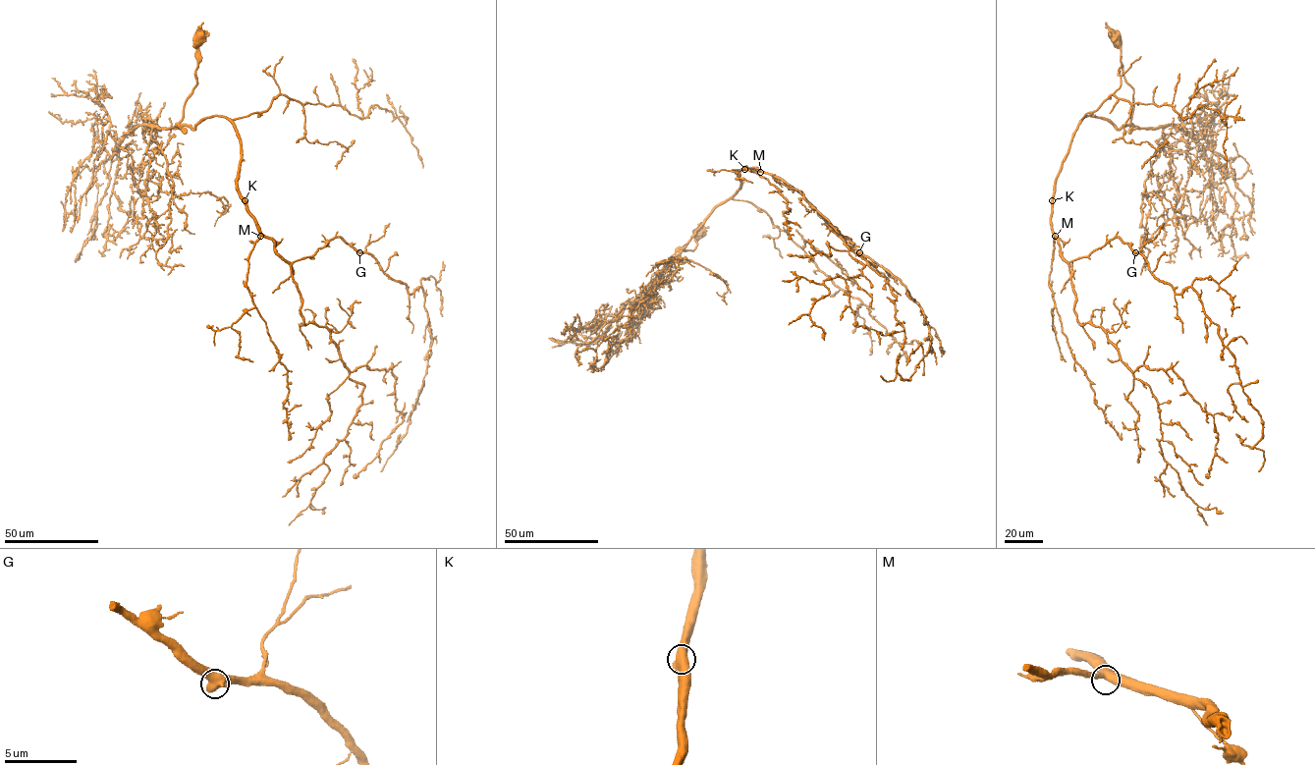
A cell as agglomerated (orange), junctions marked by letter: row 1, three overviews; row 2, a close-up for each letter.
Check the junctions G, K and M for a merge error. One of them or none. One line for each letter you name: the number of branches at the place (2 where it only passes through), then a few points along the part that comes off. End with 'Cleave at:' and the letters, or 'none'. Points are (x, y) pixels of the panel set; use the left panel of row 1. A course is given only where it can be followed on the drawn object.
Cleave at: none

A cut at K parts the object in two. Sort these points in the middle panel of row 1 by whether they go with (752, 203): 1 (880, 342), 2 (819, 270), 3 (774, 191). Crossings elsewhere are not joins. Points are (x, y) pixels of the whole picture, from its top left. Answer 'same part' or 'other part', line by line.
1: other part
2: same part
3: other part

